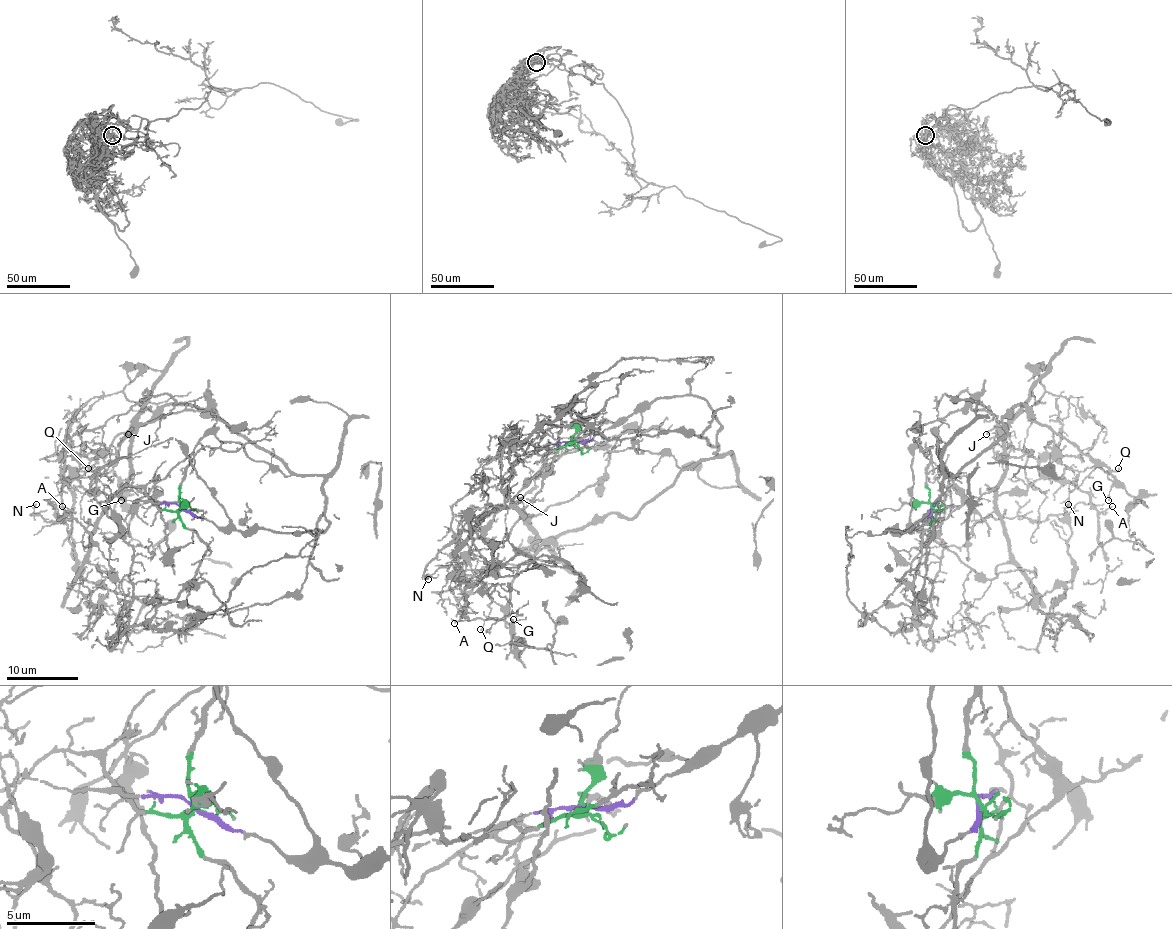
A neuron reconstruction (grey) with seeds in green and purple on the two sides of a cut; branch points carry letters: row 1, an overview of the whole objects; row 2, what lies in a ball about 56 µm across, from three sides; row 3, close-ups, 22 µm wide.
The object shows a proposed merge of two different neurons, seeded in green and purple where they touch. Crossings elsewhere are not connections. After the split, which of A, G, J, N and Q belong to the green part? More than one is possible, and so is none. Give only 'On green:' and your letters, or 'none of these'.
On green: A, J, N

